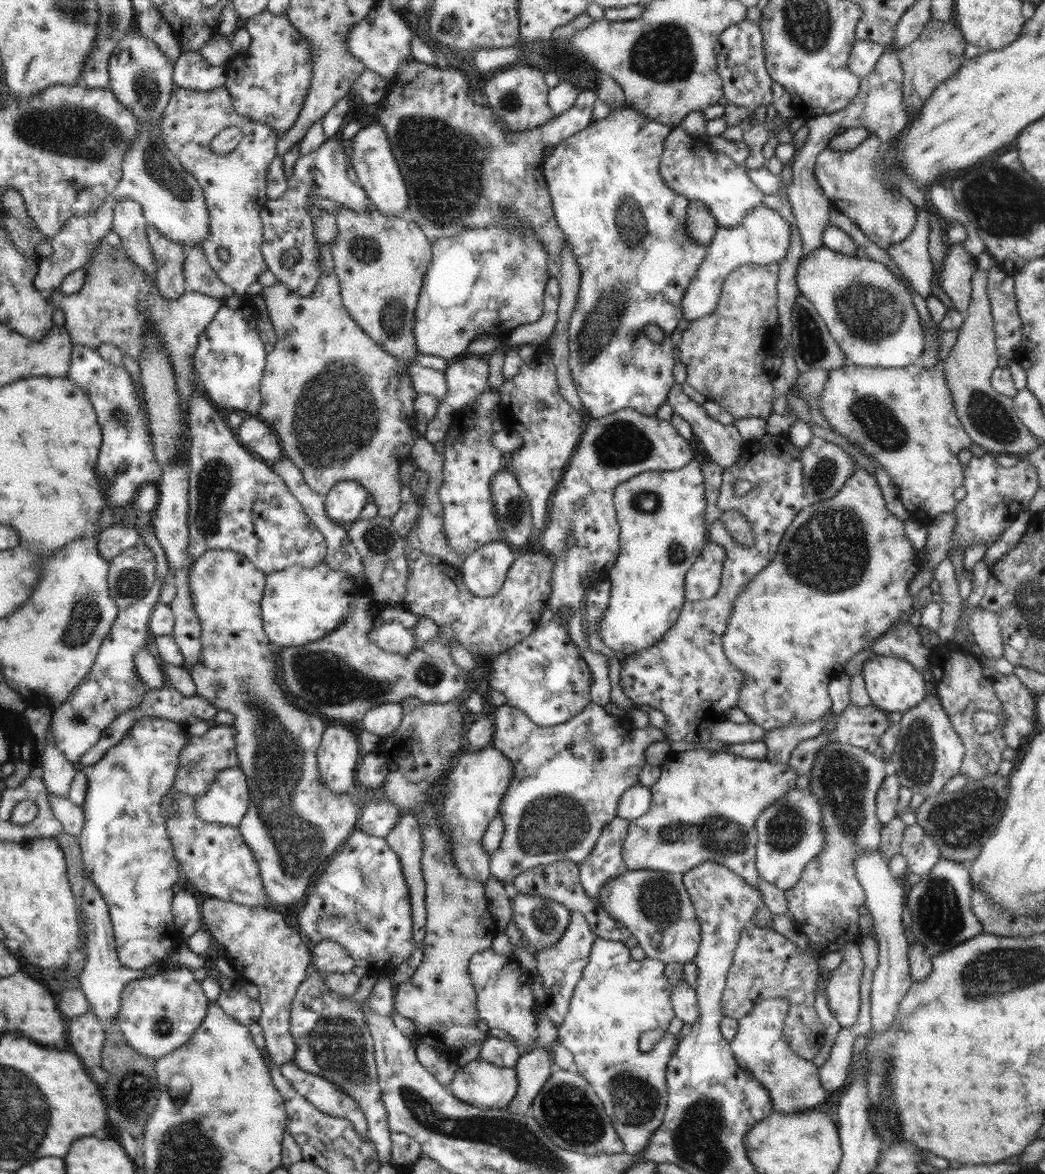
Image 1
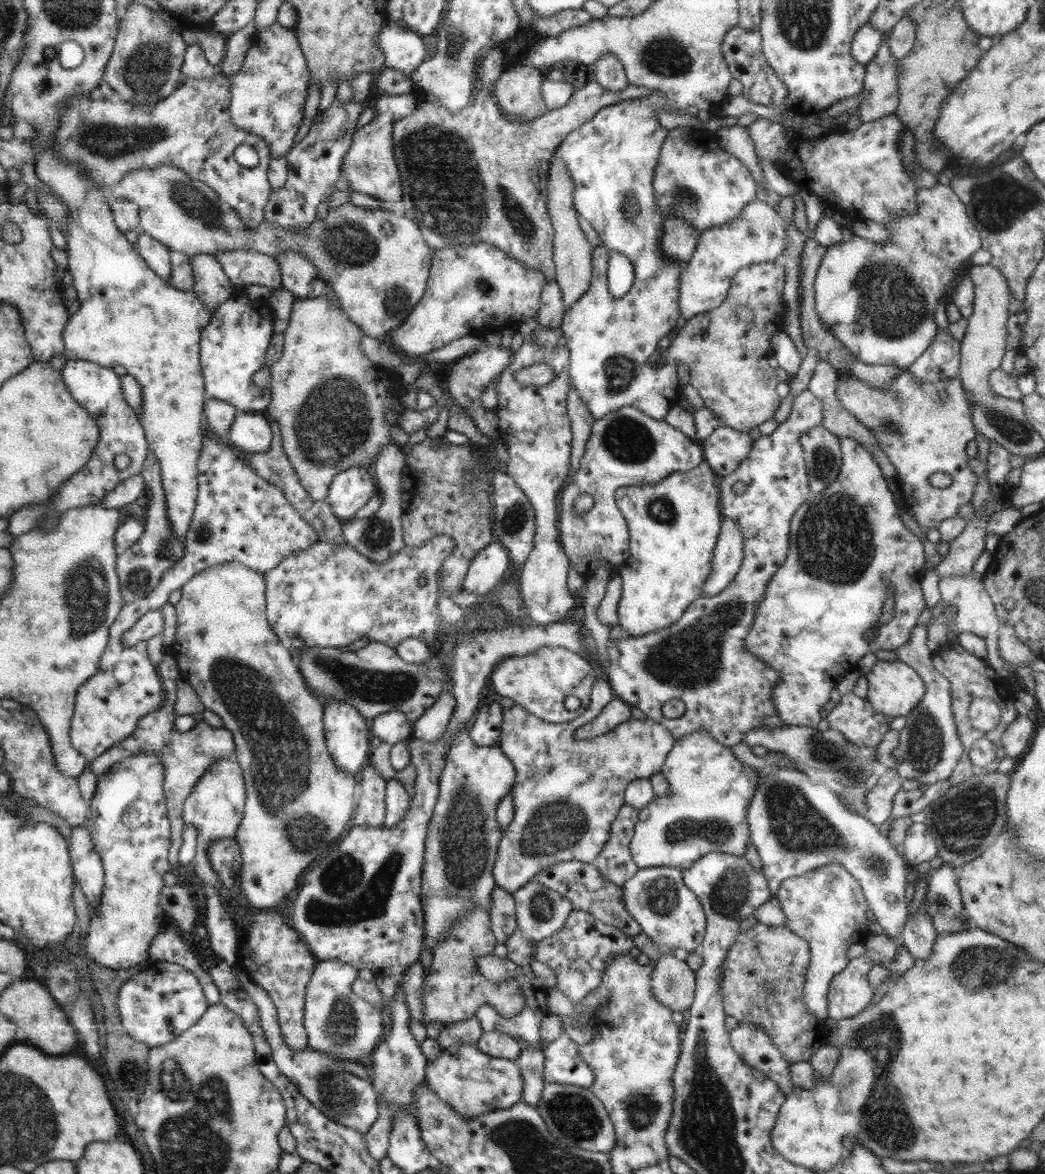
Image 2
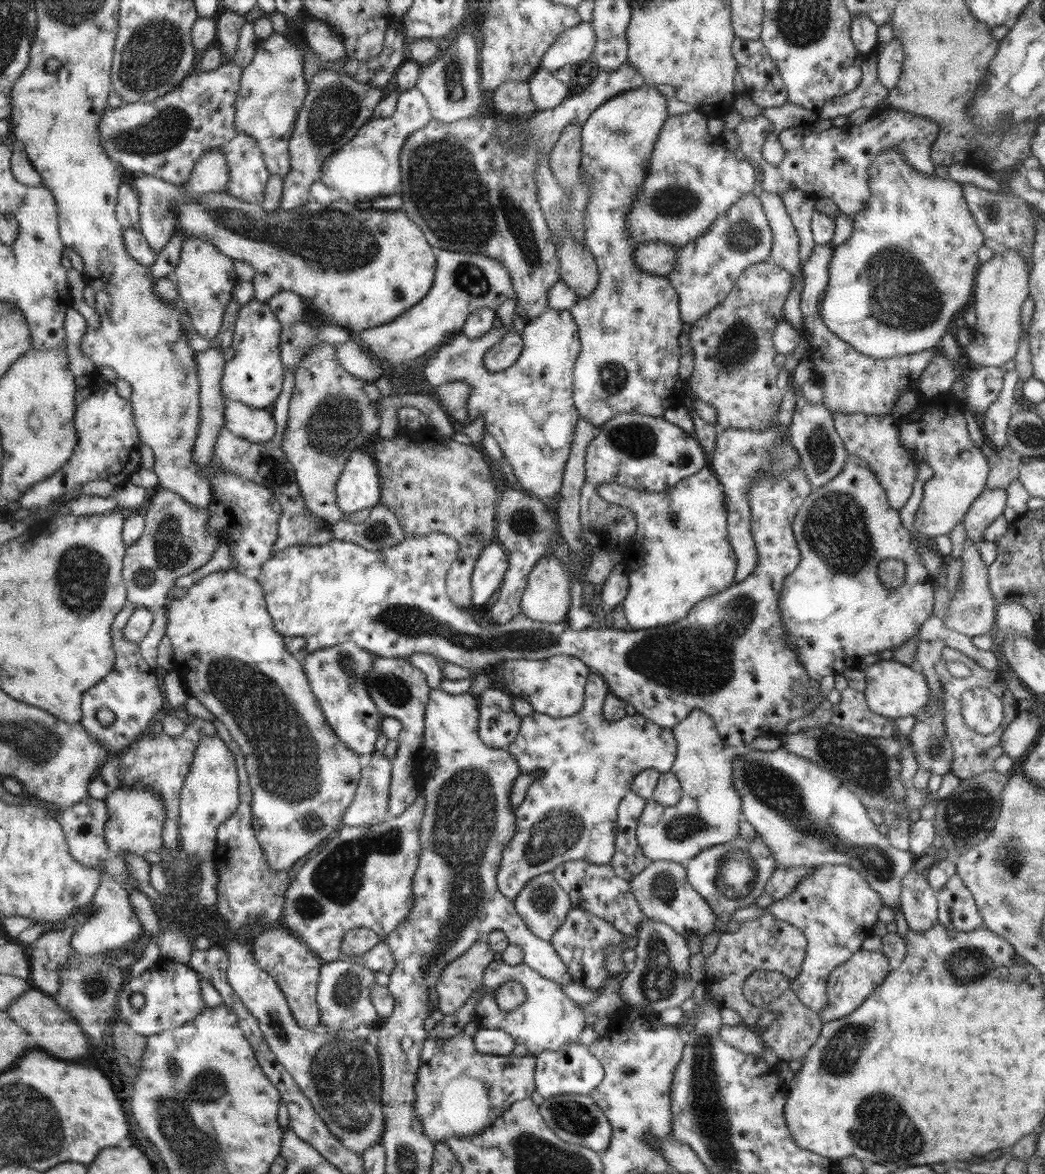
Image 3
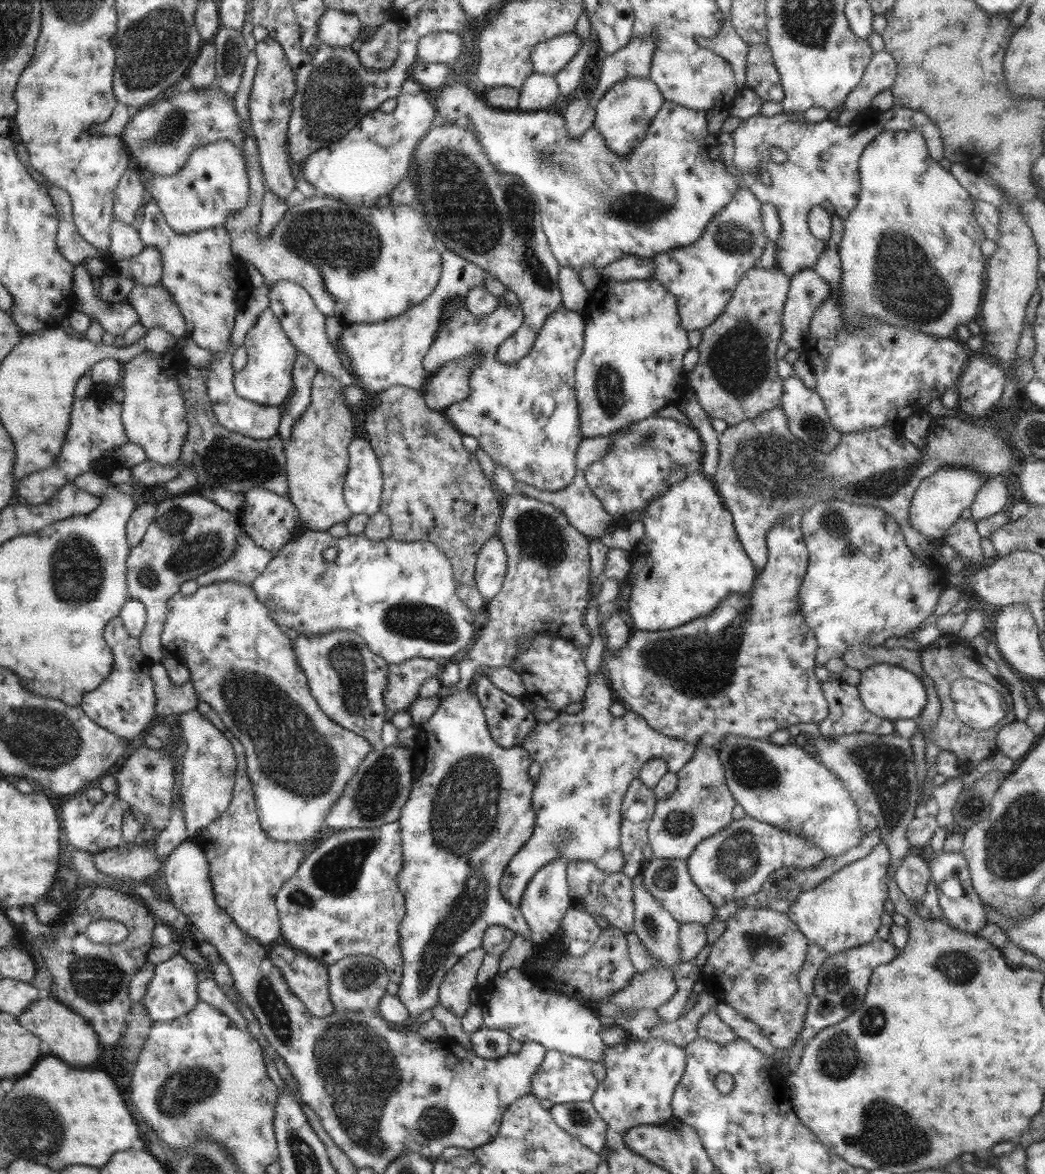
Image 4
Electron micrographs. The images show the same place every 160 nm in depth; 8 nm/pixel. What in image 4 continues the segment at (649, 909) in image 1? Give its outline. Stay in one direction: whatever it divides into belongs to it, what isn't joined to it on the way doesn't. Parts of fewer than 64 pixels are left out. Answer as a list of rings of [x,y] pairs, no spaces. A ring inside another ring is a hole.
[[[654,859],[643,870],[643,883],[646,890],[679,922],[694,922],[707,925],[715,919],[716,907],[692,882],[687,864],[682,859]]]

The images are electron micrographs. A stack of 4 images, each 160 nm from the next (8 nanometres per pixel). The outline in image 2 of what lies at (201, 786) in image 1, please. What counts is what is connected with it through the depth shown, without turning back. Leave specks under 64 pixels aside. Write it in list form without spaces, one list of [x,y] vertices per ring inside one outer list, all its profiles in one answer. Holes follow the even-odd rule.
[[[166,654],[164,660],[156,665],[157,674],[161,680],[163,690],[166,690],[166,700],[158,710],[138,720],[134,732],[124,740],[114,744],[114,748],[104,751],[99,757],[88,762],[86,769],[95,775],[104,774],[110,767],[123,758],[140,753],[158,755],[164,763],[163,791],[166,799],[168,820],[170,821],[170,848],[168,848],[168,861],[174,867],[179,865],[178,853],[182,846],[182,830],[185,824],[181,810],[185,800],[190,796],[196,783],[202,778],[203,772],[221,758],[233,758],[235,745],[228,730],[222,726],[214,728],[206,721],[198,723],[190,732],[176,732],[174,730],[174,703],[176,703],[176,680],[180,678],[179,666],[174,654]]]

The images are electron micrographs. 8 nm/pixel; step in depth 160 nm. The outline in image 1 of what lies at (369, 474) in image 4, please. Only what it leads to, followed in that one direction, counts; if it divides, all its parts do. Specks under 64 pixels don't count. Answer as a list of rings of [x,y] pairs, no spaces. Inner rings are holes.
[[[343,480],[330,489],[324,501],[327,515],[333,521],[349,525],[359,519],[370,498],[361,484],[355,480]]]

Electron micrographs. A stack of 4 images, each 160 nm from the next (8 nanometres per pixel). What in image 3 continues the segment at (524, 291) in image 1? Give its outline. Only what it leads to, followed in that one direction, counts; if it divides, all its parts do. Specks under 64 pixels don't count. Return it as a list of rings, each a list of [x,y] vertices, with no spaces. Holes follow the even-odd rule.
[[[433,247],[433,254],[436,256],[436,271],[426,296],[390,323],[354,335],[354,339],[377,361],[388,360],[394,366],[401,365],[403,368],[403,362],[430,354],[462,332],[468,314],[477,308],[496,310],[503,302],[517,298],[502,262],[478,254],[458,254],[436,247]]]

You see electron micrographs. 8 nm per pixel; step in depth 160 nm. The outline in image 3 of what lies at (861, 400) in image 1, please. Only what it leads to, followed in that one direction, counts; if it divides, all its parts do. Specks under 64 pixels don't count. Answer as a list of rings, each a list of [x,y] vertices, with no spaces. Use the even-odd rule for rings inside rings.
[[[950,394],[934,397],[930,401],[920,401],[918,406],[910,411],[909,415],[904,415],[902,422],[898,424],[898,439],[901,445],[907,450],[907,453],[913,458],[915,464],[927,462],[933,471],[931,479],[923,485],[923,499],[916,511],[913,526],[915,530],[921,532],[926,537],[937,537],[949,535],[950,531],[963,522],[964,515],[985,489],[985,484],[990,474],[988,460],[981,449],[974,447],[970,441],[970,435],[966,428],[966,419],[964,419],[964,409],[962,404],[955,404]]]

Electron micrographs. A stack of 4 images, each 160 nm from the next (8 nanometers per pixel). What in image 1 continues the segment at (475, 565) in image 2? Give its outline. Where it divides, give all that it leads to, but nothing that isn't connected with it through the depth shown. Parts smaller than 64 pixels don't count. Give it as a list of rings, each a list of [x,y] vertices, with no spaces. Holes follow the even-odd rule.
[[[503,539],[485,544],[464,559],[460,568],[463,583],[474,596],[496,596],[515,557]]]

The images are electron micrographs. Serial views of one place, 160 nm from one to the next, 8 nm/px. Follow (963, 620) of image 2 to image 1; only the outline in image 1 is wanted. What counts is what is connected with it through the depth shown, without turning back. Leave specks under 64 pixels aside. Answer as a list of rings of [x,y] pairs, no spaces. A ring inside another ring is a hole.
[[[980,605],[975,608],[969,619],[970,631],[977,647],[989,659],[1001,658],[1005,653],[998,615],[984,610]]]

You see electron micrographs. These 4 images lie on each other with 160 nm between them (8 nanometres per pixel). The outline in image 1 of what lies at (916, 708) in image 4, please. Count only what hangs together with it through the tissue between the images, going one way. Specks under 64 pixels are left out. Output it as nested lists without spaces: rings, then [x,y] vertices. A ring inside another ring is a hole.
[[[874,655],[863,664],[865,688],[872,705],[888,713],[906,713],[924,701],[927,696],[927,682],[916,667],[906,659],[895,656]]]

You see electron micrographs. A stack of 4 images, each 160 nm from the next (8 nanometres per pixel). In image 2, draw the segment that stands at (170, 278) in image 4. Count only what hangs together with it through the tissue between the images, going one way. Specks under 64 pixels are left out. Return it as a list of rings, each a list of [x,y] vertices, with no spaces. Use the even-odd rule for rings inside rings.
[[[208,254],[194,255],[188,258],[194,273],[194,286],[191,290],[211,310],[211,316],[217,308],[230,297],[237,295],[233,283],[227,278],[222,265],[216,257]],[[238,410],[231,424],[229,440],[236,450],[266,452],[273,433],[274,429],[265,413]]]

